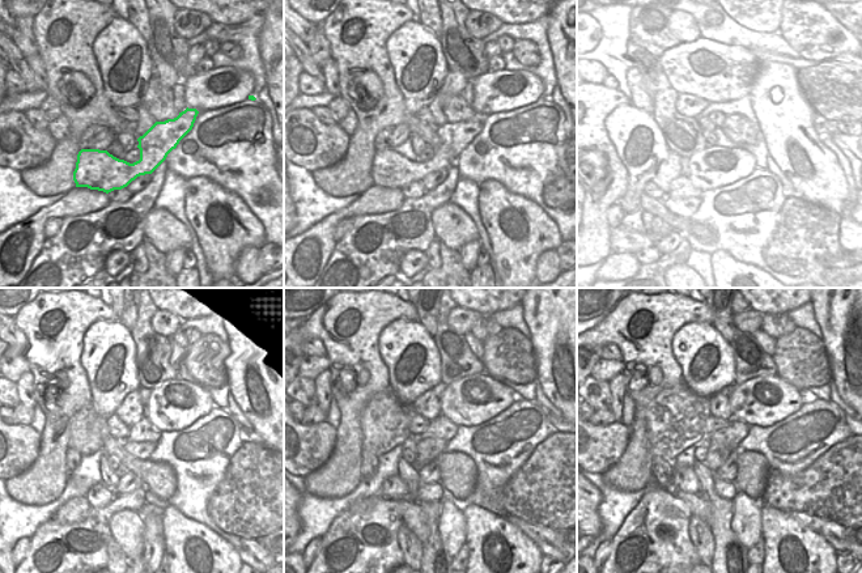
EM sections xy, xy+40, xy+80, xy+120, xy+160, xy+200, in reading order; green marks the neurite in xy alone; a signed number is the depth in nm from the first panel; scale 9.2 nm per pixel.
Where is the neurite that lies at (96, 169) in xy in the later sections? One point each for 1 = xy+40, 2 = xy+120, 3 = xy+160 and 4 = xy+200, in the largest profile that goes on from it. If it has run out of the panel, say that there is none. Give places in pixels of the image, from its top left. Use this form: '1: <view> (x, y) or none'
1: xy+40 (389, 169)
2: xy+120 (141, 450)
3: xy+160 (427, 449)
4: xy+200 (717, 454)

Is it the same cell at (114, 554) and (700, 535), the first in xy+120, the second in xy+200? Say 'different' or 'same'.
same

